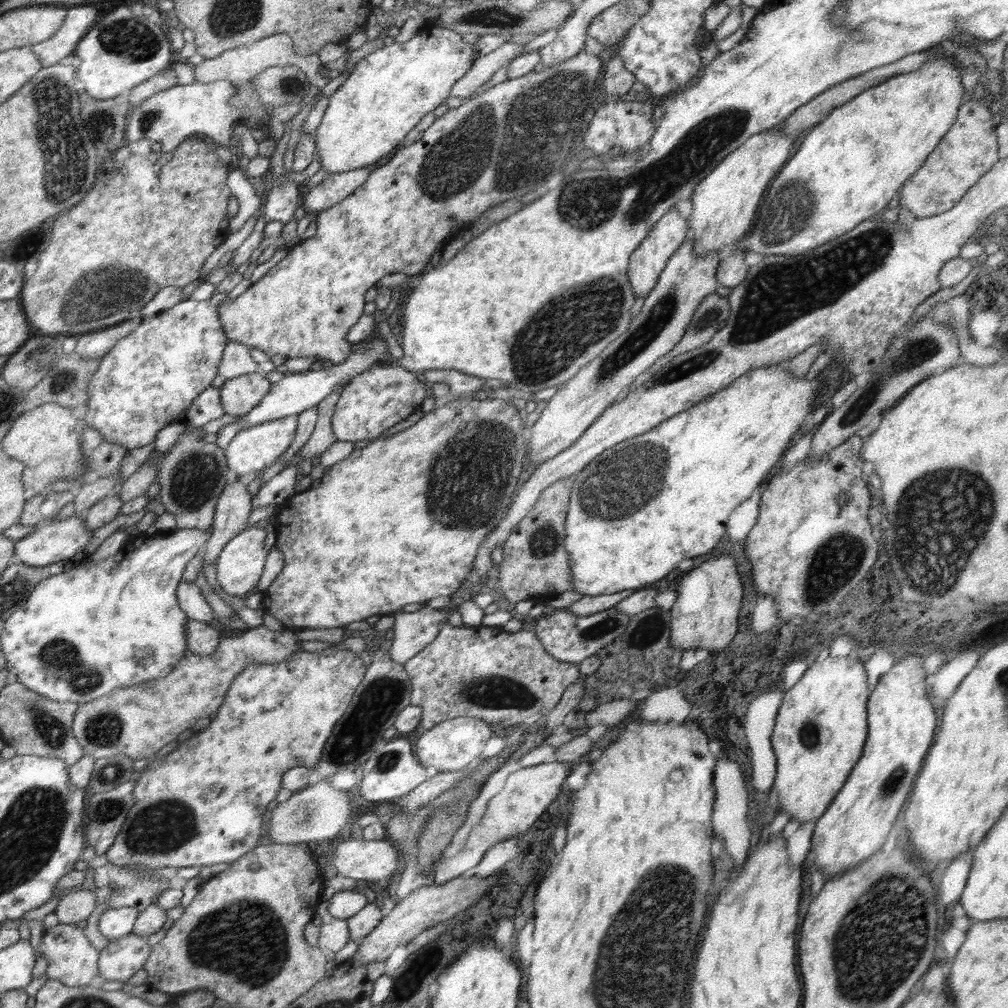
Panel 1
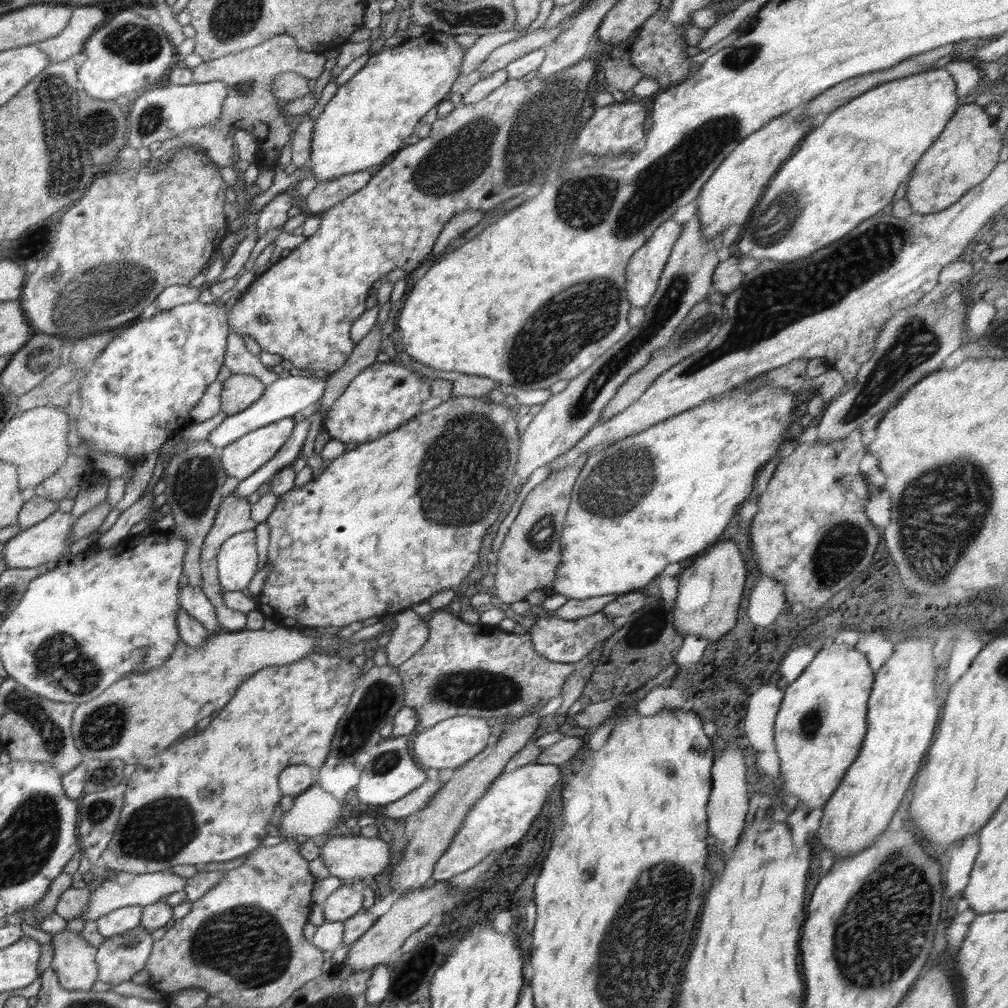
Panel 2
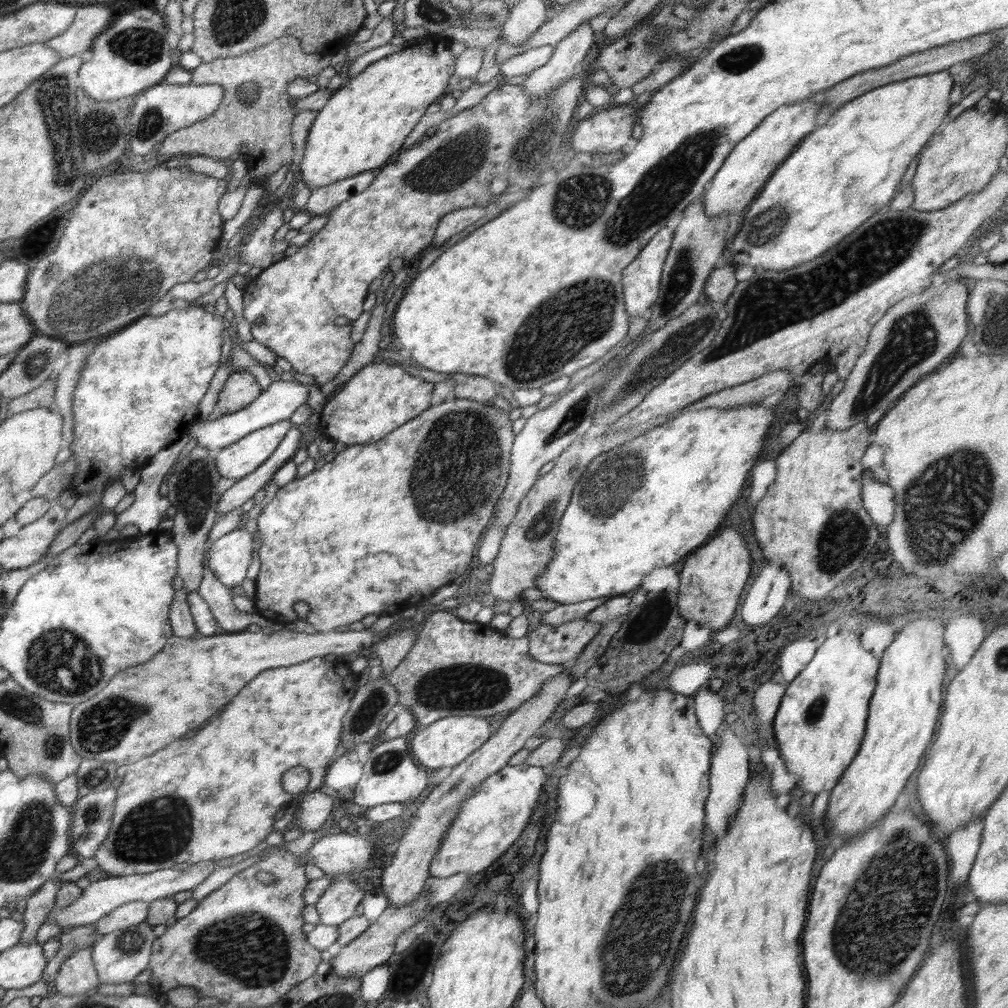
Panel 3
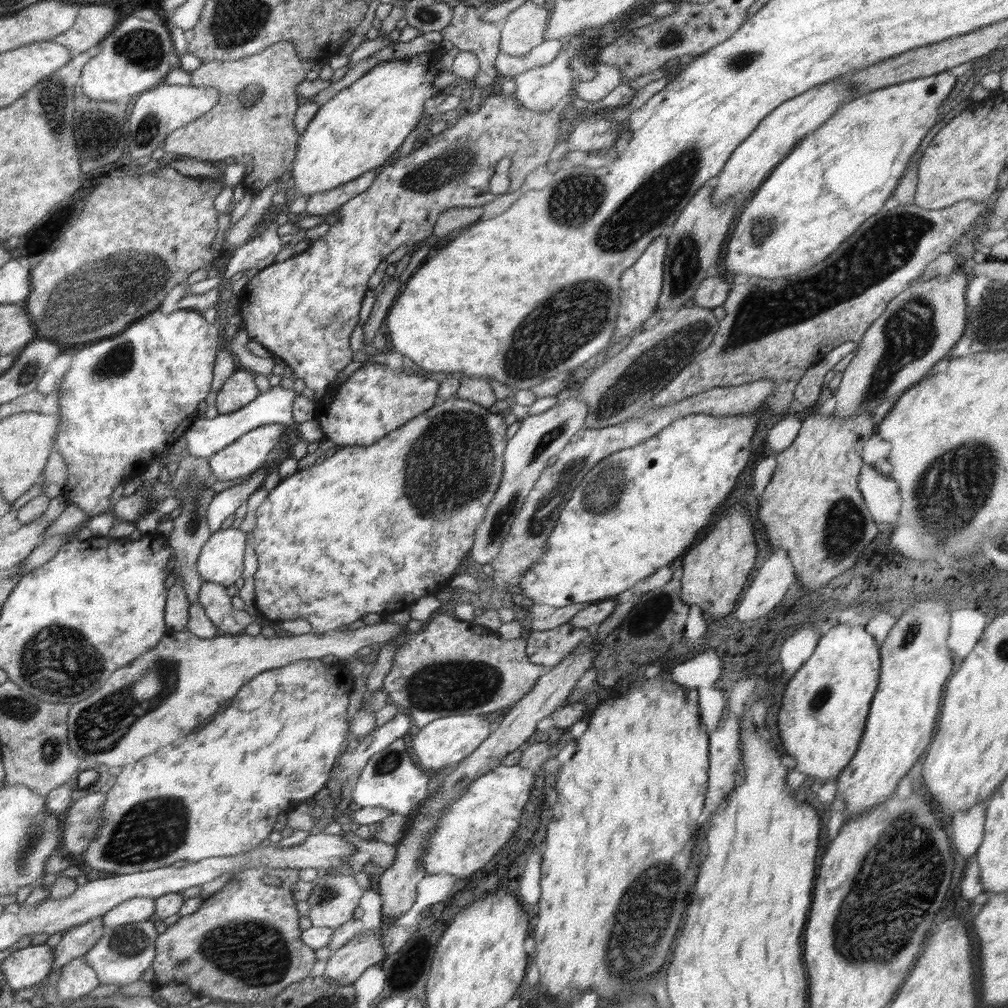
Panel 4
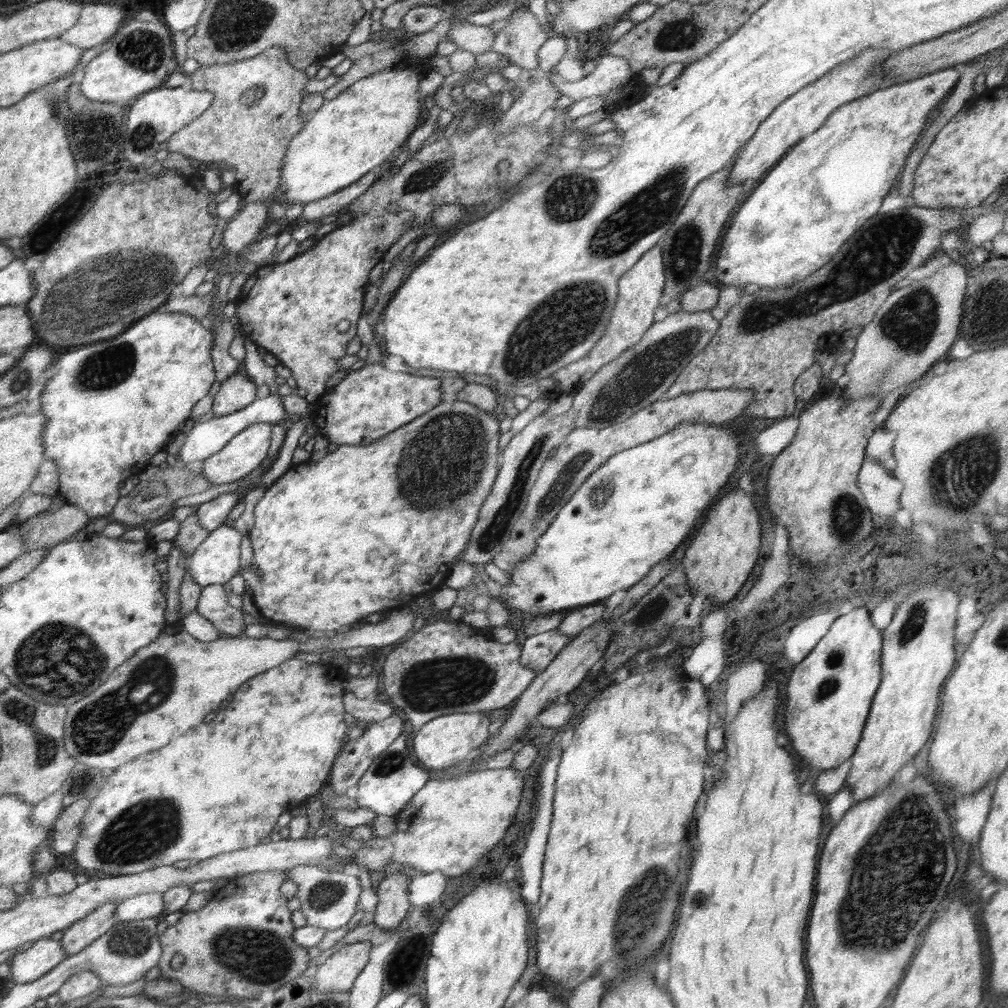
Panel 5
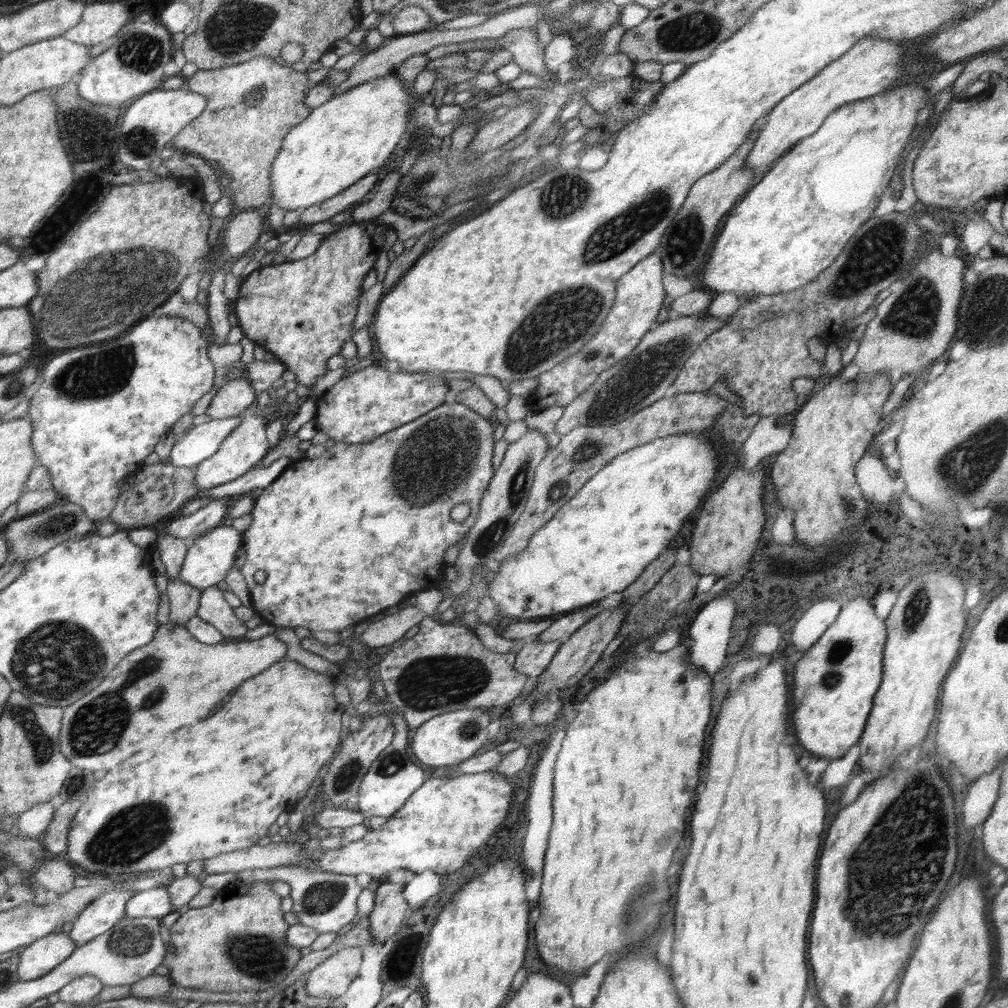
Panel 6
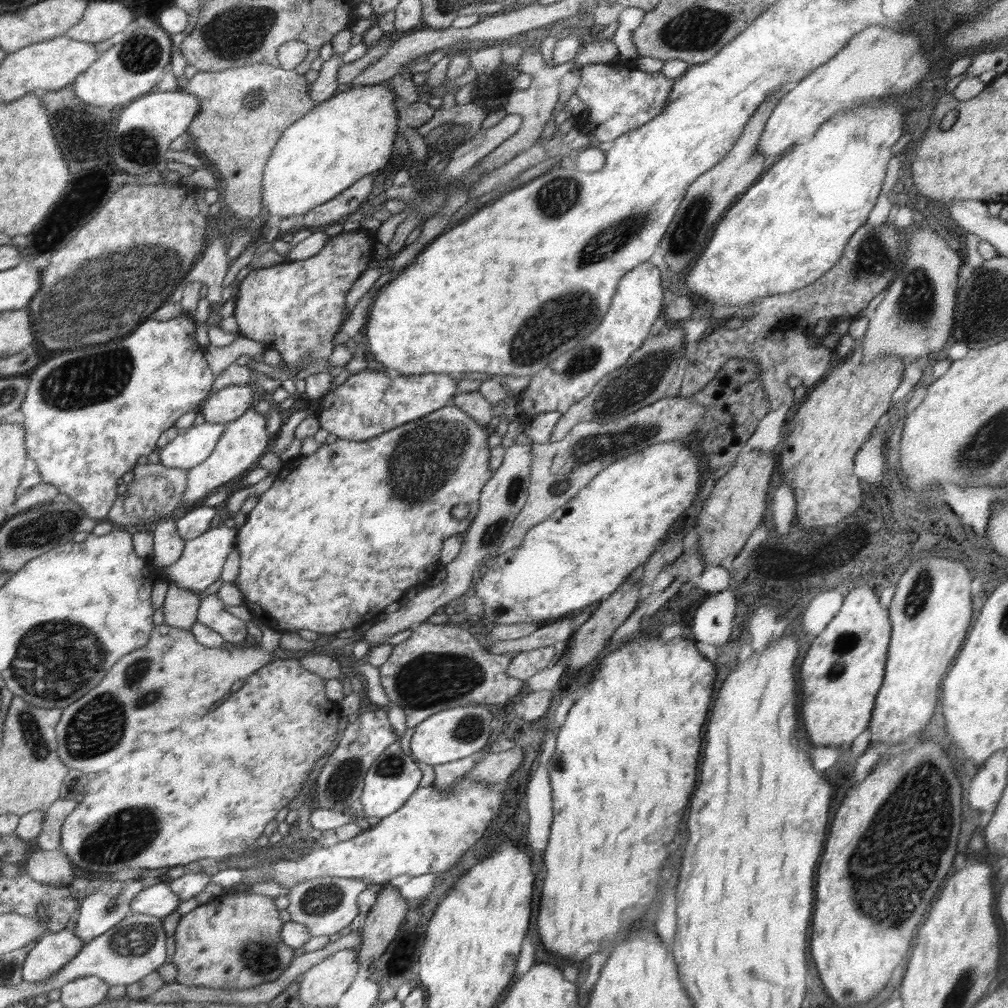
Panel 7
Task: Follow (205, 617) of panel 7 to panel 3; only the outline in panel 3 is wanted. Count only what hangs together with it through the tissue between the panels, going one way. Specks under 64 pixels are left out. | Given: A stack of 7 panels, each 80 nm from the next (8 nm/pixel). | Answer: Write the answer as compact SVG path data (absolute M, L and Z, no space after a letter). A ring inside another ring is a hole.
M203 569L203 582L197 592L209 604L221 633L244 631L251 624L257 624L261 628L271 625L271 621L264 616L240 612L232 602L231 590L218 582L218 578L210 572L210 569Z

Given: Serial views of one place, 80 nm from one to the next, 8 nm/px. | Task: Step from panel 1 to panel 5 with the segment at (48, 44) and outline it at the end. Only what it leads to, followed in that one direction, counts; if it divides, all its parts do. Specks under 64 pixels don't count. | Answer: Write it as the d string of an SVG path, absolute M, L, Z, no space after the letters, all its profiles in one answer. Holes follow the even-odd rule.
M115 3L84 4L79 20L63 32L59 39L88 50L114 37L125 22L125 16L126 12Z

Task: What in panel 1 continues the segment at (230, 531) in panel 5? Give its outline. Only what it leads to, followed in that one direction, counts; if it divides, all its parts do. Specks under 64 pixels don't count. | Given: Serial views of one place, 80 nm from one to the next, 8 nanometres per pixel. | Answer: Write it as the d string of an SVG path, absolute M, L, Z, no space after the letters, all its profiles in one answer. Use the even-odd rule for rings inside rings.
M252 527L246 529L243 533L232 537L227 545L224 546L217 562L217 580L224 593L230 596L241 596L246 598L246 604L250 609L261 609L261 597L255 600L248 598L248 594L256 588L264 562L266 562L266 550L264 550L264 540L266 540L266 530L263 528Z

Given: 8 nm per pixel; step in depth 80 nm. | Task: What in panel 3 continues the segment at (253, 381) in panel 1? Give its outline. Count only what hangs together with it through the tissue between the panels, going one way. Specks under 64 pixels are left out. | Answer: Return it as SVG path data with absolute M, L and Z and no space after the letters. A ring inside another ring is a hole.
M246 371L232 372L220 391L218 408L223 414L232 414L246 408L254 402L262 392L258 380Z

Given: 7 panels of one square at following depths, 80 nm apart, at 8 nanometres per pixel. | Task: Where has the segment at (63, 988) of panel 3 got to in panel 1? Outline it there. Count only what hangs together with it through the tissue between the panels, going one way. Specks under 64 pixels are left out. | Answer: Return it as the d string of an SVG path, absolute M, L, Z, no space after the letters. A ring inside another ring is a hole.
M58 923L56 926L44 929L40 952L42 958L48 962L46 976L58 980L68 986L86 986L94 976L98 976L96 962L98 960L98 950L92 948L88 938L84 936L82 928L77 925Z

